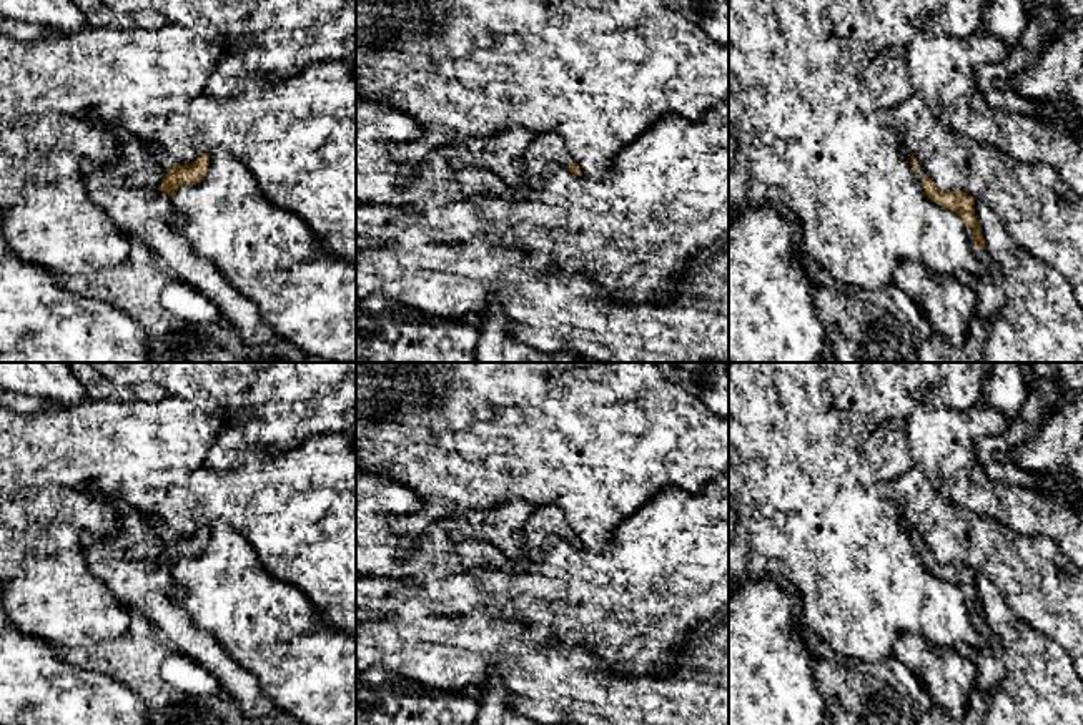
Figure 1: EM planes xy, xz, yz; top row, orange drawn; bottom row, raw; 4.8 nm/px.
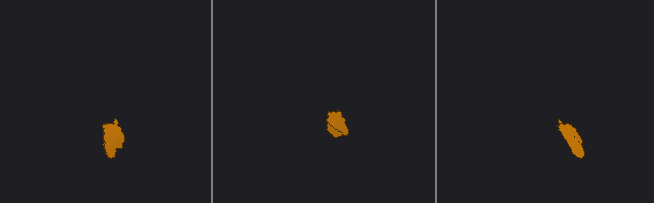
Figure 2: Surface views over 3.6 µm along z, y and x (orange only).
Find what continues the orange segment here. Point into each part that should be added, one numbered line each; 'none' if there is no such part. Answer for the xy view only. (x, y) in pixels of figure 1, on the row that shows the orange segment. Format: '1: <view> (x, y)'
1: xy (165, 162)

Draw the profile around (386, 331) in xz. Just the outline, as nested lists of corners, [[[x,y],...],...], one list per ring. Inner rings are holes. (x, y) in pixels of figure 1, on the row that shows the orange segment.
[[[381,294],[356,299],[356,362],[476,362],[477,323],[413,314]]]

